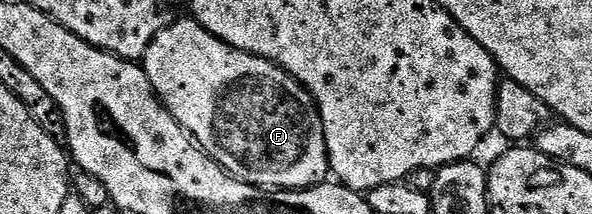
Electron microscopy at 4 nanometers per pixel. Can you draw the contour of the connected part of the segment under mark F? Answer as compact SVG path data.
M186 18L186 20L177 20L174 24L166 23L162 27L161 32L155 34L155 38L145 55L143 67L147 78L151 82L151 86L156 90L161 103L165 105L165 109L185 127L185 131L201 145L201 149L225 172L229 173L230 176L234 176L236 180L242 180L244 184L250 184L256 188L264 188L266 190L304 190L322 183L330 175L327 138L325 137L317 103L314 102L311 93L291 73L278 68L273 61L267 58L259 58L255 54L244 52L238 48L233 48L230 44L225 44L219 38L212 36L196 20Z

